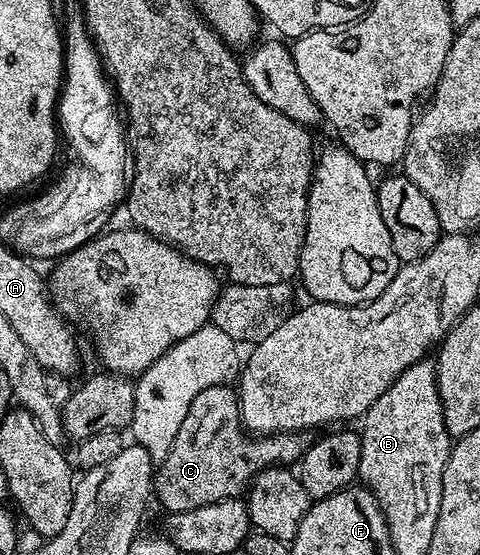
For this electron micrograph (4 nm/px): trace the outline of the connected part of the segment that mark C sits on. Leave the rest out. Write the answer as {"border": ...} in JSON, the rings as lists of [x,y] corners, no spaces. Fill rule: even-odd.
{"border":[[[229,384],[208,387],[197,395],[188,408],[188,415],[176,434],[175,442],[167,457],[157,466],[154,475],[153,496],[158,497],[167,514],[187,513],[196,507],[208,507],[208,503],[223,501],[229,497],[238,497],[247,492],[255,473],[271,467],[290,467],[301,461],[304,448],[303,434],[272,433],[269,435],[251,435],[244,431],[242,412],[238,406],[238,394]]]}

